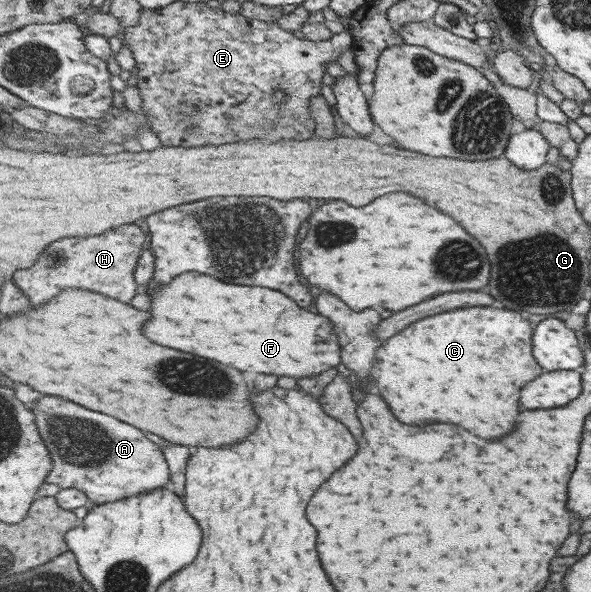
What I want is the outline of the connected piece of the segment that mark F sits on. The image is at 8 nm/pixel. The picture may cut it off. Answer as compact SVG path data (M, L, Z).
M189 272L176 277L172 285L164 285L154 293L152 315L152 325L148 325L148 337L152 337L152 341L186 353L196 353L224 365L232 365L240 371L304 379L310 377L310 373L316 377L332 367L338 367L343 359L334 323L328 317L310 313L296 305L296 301L292 301L288 295L268 287L230 285L214 279L214 276Z

